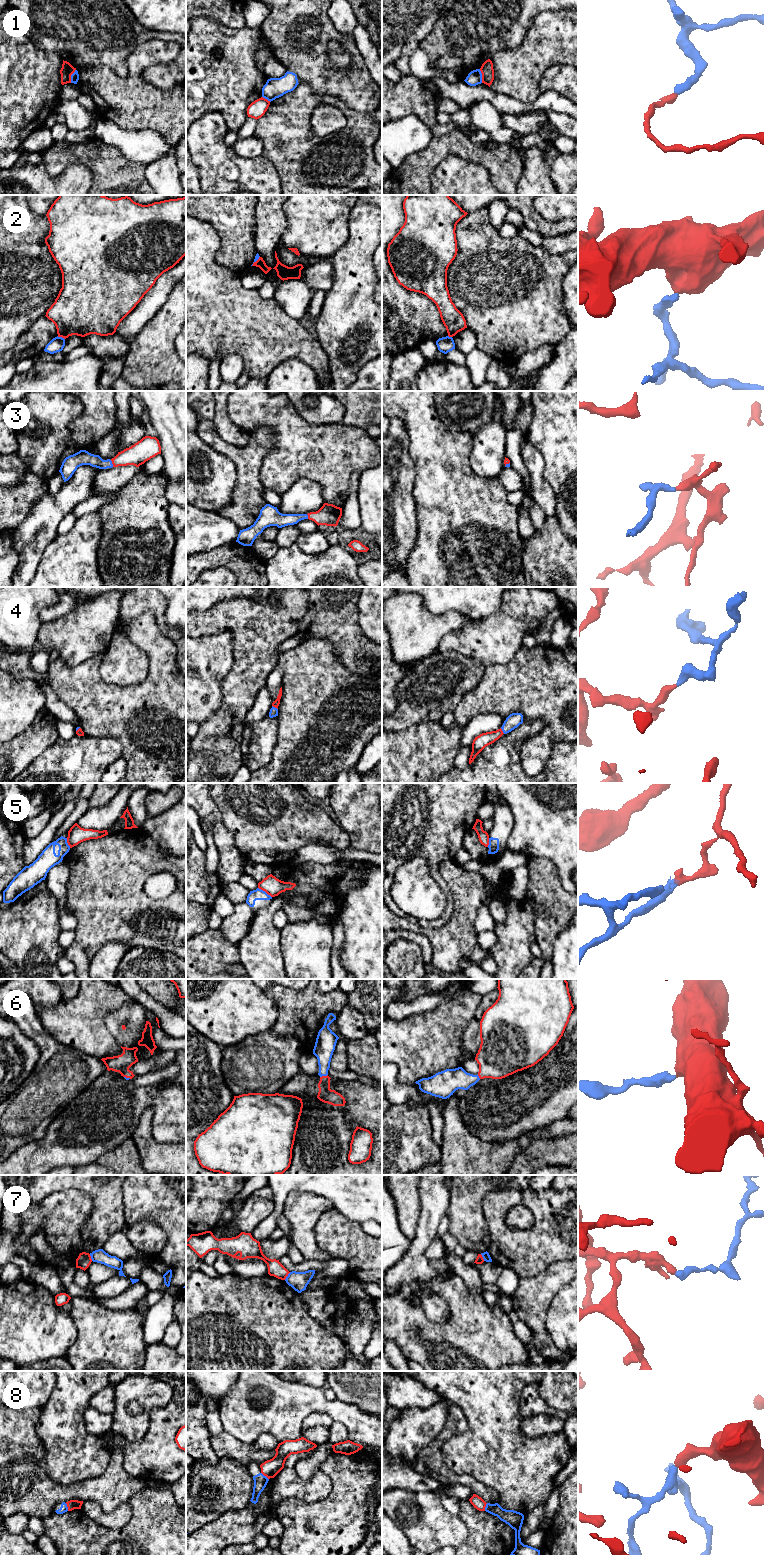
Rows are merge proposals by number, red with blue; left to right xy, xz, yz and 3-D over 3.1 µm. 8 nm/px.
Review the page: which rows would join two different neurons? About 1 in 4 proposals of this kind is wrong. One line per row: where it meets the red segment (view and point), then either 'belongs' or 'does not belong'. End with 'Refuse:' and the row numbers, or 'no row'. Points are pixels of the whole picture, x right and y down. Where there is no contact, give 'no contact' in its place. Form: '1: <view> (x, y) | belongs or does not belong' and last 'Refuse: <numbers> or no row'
1: yz (482, 76) | does not belong
2: xy (61, 336) | does not belong
3: xy (112, 463) | belongs
4: xz (275, 707) | belongs
5: xz (265, 891) | does not belong
6: xz (323, 1076) | belongs
7: xz (287, 1275) | does not belong
8: xy (67, 1506) | does not belong
Refuse: 1, 2, 5, 7, 8

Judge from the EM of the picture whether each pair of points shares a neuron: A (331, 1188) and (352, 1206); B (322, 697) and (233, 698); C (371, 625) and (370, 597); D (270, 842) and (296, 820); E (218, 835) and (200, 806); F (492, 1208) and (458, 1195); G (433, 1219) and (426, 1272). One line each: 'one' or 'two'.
A: one
B: two
C: one
D: one
E: one
F: two
G: one

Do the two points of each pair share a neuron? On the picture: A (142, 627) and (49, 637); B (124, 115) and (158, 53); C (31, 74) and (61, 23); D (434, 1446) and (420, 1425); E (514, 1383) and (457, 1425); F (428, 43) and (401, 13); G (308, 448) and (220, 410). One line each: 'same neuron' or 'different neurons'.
A: different neurons
B: same neuron
C: different neurons
D: different neurons
E: different neurons
F: different neurons
G: different neurons

